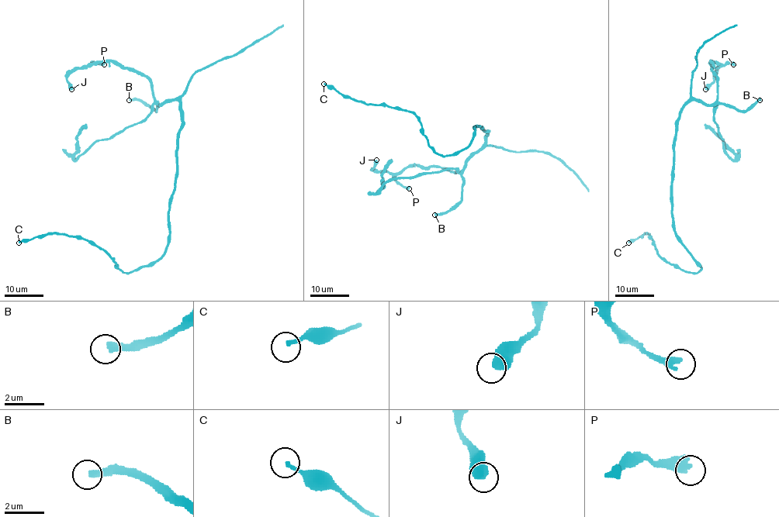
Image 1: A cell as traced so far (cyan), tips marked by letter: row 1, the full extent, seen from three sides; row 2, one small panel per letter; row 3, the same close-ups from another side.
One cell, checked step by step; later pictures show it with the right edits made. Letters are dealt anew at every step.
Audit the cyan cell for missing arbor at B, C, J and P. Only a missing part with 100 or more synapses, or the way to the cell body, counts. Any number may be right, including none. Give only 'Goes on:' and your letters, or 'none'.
Goes on: B

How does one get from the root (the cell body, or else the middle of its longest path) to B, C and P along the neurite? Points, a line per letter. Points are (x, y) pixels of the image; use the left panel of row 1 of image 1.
B: (175, 181), (180, 103), (167, 100), (157, 104), (154, 111), (139, 100), (129, 100)
C: (175, 181), (165, 253), (129, 273), (121, 271), (102, 249), (80, 238), (48, 234), (19, 242)
P: (175, 181), (180, 103), (167, 100), (160, 105), (145, 76), (110, 60), (90, 64), (104, 64)

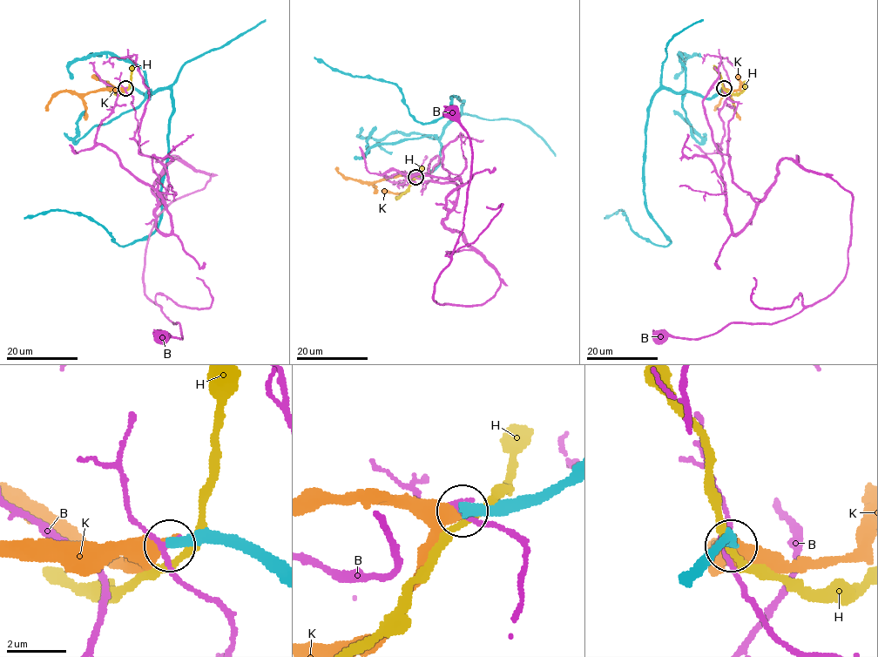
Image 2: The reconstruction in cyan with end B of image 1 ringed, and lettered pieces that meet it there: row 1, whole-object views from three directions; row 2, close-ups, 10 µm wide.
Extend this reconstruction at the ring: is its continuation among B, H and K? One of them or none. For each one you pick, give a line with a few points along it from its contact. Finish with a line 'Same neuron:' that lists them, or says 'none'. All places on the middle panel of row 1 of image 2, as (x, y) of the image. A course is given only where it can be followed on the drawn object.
K: it runs (416, 177), (394, 175), (372, 182), (361, 182), (347, 179), (336, 167)
Same neuron: K

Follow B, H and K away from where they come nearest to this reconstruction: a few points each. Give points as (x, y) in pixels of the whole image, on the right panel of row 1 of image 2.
B: (722, 88), (737, 104), (732, 178), (756, 201), (784, 159), (851, 193), (845, 277), (771, 324), (658, 335)
H: (723, 87), (732, 93), (739, 93), (746, 81)
K: (724, 88), (729, 94), (726, 91), (714, 111)

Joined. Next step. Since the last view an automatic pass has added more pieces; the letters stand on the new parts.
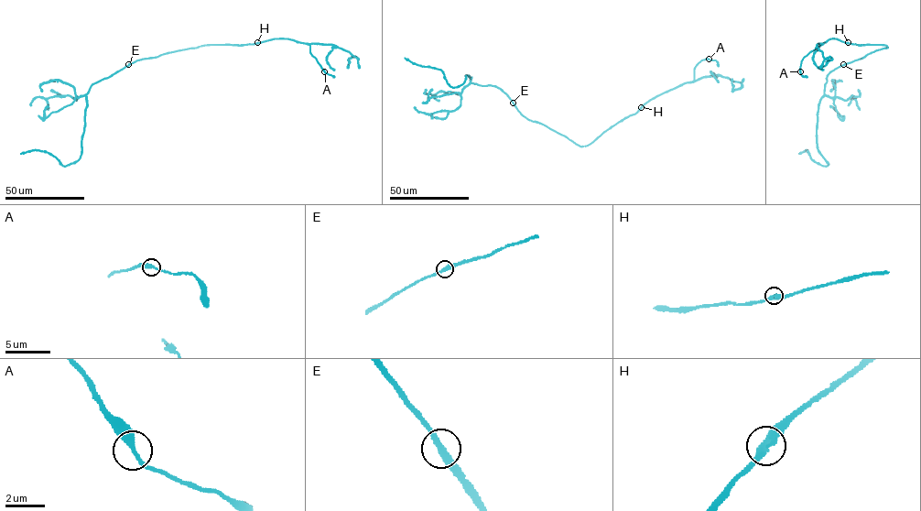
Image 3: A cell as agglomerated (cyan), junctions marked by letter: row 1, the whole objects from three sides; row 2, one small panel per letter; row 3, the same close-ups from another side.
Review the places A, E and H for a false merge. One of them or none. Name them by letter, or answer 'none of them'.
none of them

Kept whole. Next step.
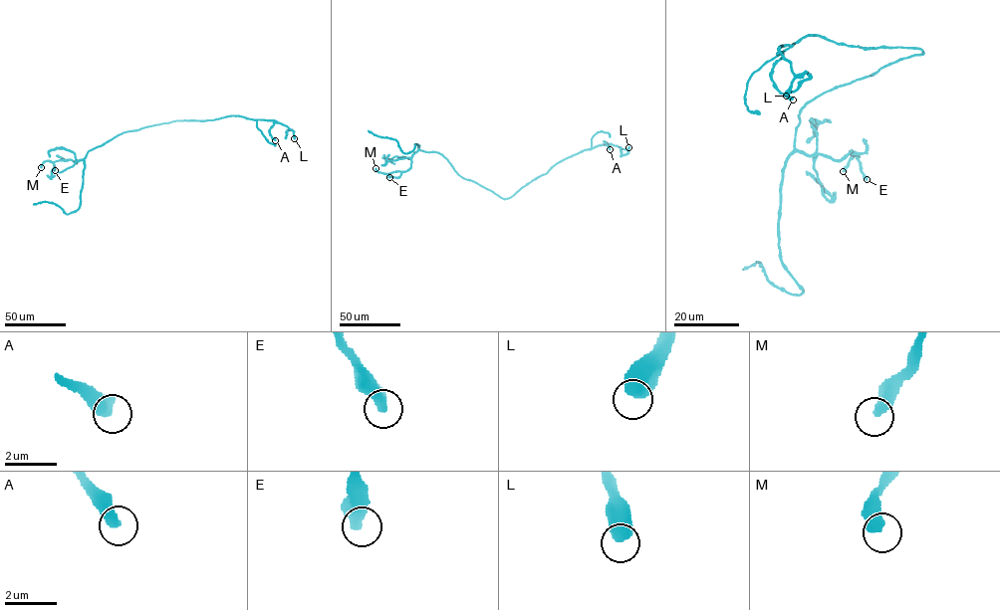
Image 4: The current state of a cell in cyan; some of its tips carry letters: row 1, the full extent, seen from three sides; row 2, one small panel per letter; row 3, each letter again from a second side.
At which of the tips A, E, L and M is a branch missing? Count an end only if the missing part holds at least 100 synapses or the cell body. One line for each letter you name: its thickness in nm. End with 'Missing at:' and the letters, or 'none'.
Missing at: none

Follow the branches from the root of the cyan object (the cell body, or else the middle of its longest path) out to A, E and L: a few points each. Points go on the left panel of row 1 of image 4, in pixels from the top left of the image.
A: (143, 127), (175, 120), (240, 115), (275, 120), (277, 122), (269, 130), (275, 140)
E: (143, 127), (118, 135), (90, 150), (76, 163), (71, 159), (55, 161), (55, 170)
L: (143, 127), (175, 120), (240, 115), (275, 120), (291, 129), (294, 138)

